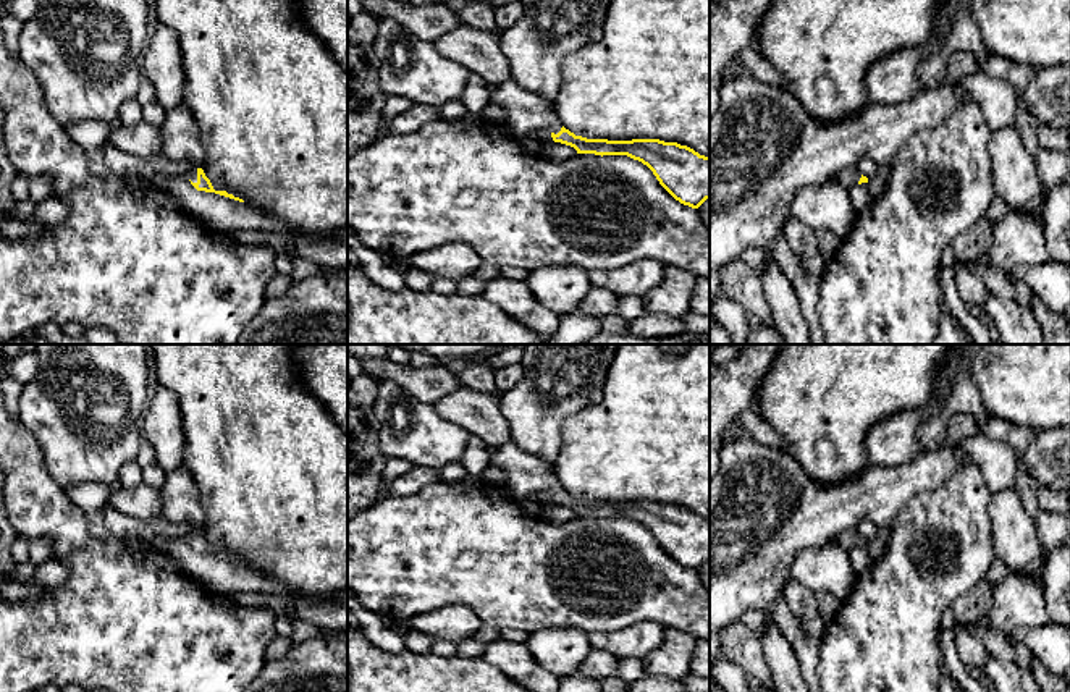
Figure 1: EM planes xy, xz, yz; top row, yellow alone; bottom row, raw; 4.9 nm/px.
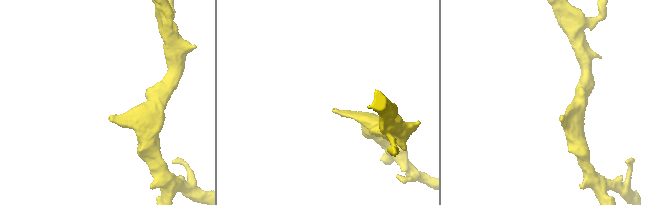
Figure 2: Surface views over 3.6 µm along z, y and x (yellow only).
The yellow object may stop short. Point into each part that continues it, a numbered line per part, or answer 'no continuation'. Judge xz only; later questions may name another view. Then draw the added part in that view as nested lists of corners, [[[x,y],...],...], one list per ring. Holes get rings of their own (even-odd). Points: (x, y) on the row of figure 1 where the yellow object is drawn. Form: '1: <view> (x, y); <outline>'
1: xz (526, 112); [[[512,78],[491,87],[491,102],[506,110],[506,124],[519,139],[529,137],[537,129],[558,134],[562,128],[551,103],[527,92]]]

